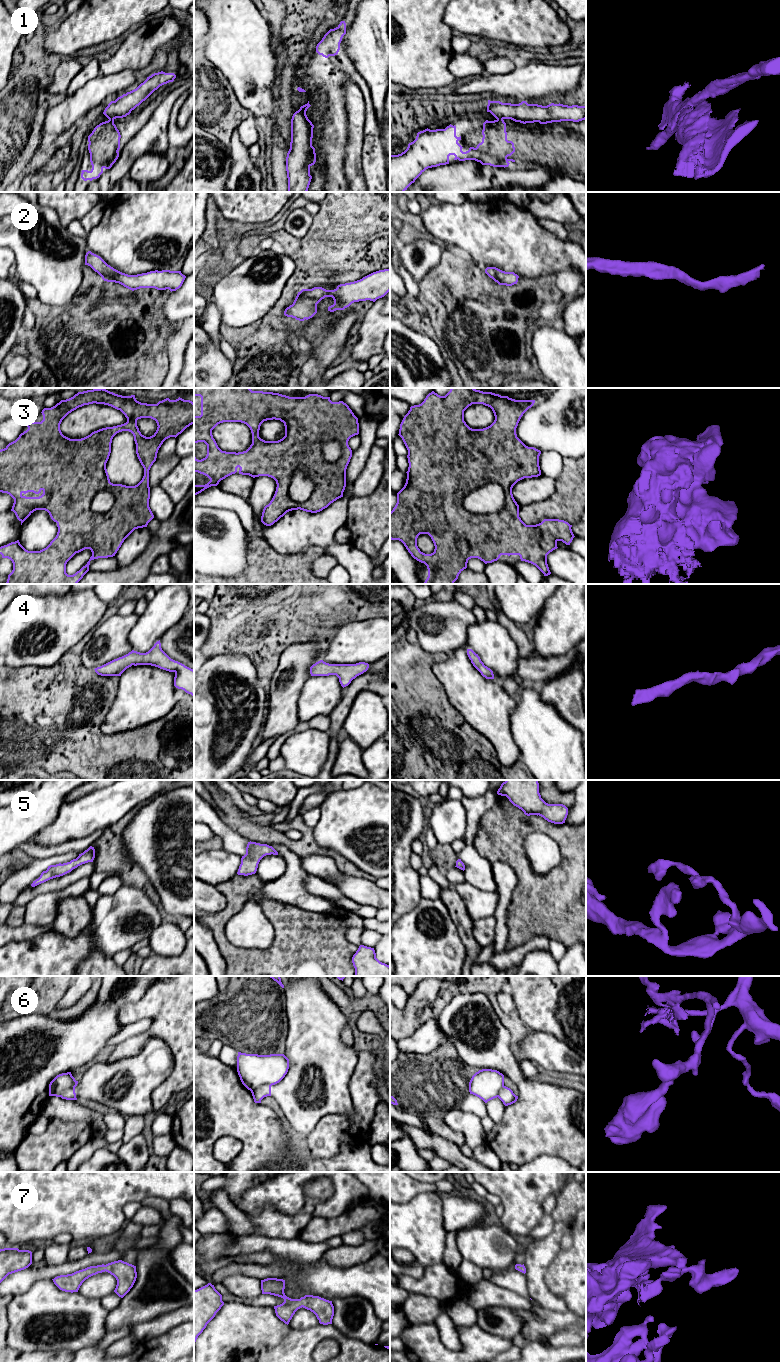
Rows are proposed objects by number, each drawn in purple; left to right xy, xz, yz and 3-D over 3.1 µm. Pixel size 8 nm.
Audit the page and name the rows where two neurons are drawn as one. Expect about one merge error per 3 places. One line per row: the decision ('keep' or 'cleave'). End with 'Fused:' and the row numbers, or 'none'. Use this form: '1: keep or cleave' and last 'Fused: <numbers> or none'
1: cleave
2: keep
3: cleave
4: keep
5: keep
6: cleave
7: keep
Fused: 1, 3, 6

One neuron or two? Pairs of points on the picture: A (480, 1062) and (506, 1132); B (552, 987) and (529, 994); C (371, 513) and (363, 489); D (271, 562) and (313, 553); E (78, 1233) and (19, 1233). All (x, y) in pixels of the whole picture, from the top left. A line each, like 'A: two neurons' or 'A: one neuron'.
A: one neuron
B: one neuron
C: two neurons
D: one neuron
E: one neuron

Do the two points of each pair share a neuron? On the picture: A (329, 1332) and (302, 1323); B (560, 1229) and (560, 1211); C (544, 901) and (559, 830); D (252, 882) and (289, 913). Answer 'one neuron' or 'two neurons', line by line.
A: two neurons
B: two neurons
C: one neuron
D: one neuron

